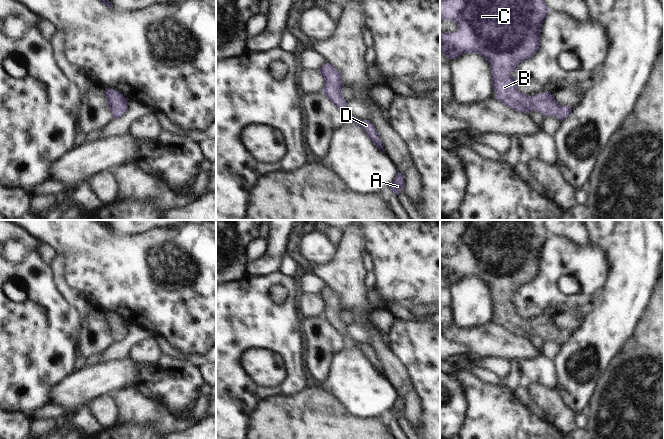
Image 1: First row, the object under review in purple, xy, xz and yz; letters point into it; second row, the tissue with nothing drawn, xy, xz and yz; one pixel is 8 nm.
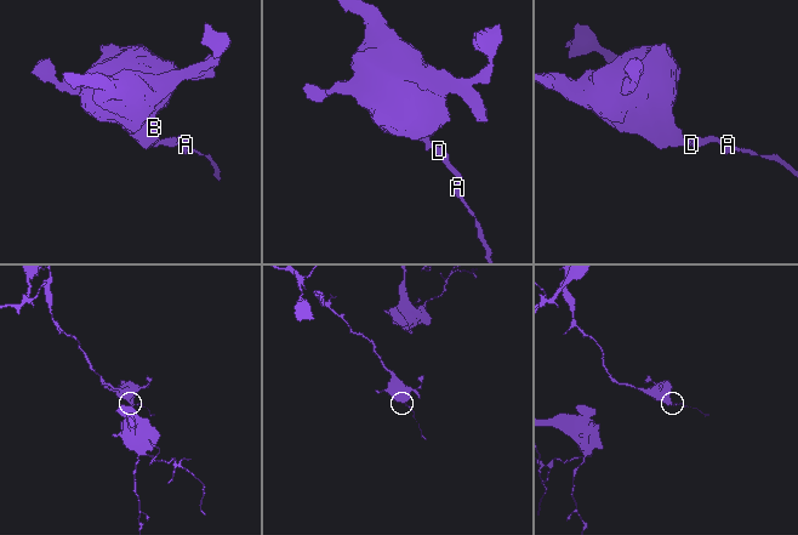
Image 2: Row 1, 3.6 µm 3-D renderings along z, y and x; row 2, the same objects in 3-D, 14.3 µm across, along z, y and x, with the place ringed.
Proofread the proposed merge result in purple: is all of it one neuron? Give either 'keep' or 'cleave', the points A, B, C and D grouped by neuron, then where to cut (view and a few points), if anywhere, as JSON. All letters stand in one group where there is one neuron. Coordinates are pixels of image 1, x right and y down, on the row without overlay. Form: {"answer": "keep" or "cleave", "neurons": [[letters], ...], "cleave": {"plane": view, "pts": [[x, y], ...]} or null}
{"answer": "keep", "neurons": [["A", "B", "C", "D"]], "cleave": null}

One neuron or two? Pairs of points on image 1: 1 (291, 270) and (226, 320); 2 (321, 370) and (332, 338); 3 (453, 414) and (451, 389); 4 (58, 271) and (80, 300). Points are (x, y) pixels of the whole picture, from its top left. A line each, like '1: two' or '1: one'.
1: two
2: one
3: one
4: one

